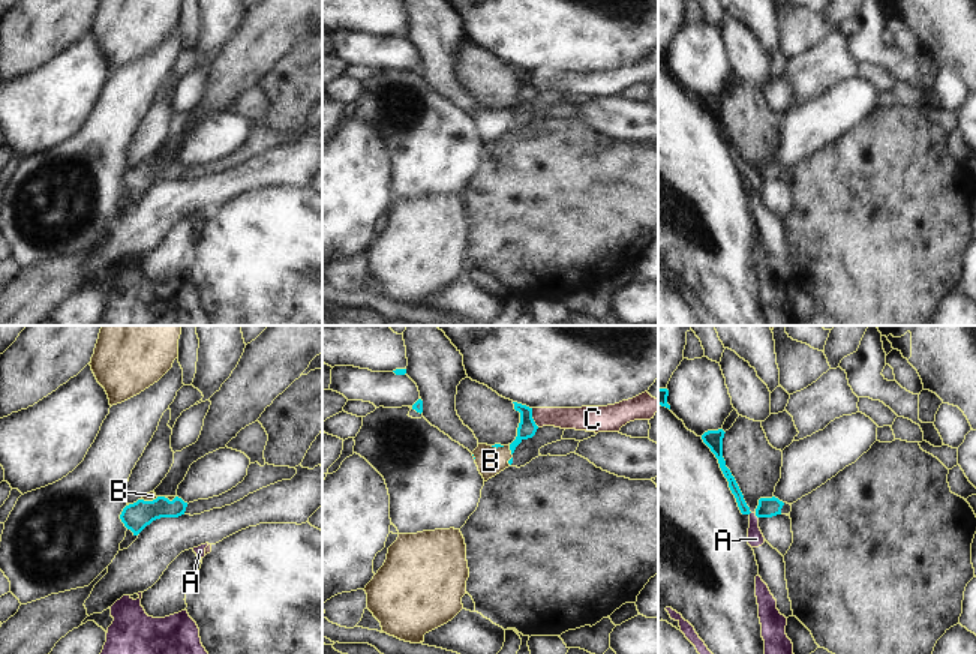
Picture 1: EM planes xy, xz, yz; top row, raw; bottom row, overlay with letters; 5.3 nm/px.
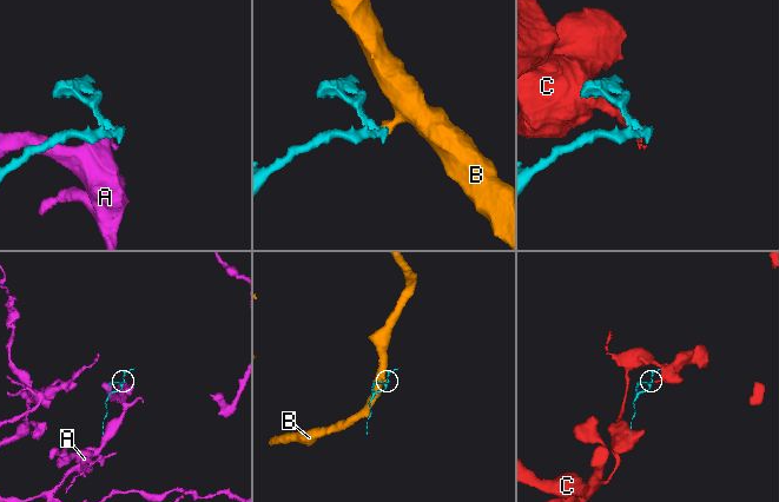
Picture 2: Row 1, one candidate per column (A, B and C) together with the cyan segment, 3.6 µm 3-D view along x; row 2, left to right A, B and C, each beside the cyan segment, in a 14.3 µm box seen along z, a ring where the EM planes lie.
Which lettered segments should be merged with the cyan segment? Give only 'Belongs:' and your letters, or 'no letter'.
Belongs: B

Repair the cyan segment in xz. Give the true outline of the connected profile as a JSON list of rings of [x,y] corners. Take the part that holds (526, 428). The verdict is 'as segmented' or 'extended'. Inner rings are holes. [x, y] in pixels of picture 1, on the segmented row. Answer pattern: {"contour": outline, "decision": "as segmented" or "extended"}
{"contour": [[[517,402],[513,404],[514,410],[520,412],[520,423],[517,428],[516,440],[508,446],[478,444],[478,447],[472,452],[478,471],[483,476],[484,482],[508,468],[513,464],[513,453],[516,447],[523,440],[532,438],[538,429],[532,418],[532,408]]], "decision": "extended"}

